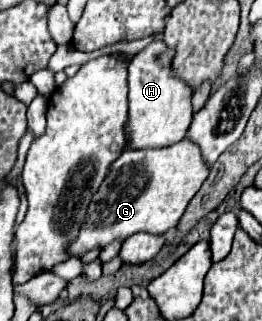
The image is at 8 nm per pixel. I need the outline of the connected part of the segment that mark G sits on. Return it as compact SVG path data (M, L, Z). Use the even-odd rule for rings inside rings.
M180 140L158 150L124 150L110 166L104 182L92 194L78 238L66 248L68 258L82 258L94 248L104 248L114 240L126 240L136 232L162 236L176 228L188 202L208 176L196 144Z

